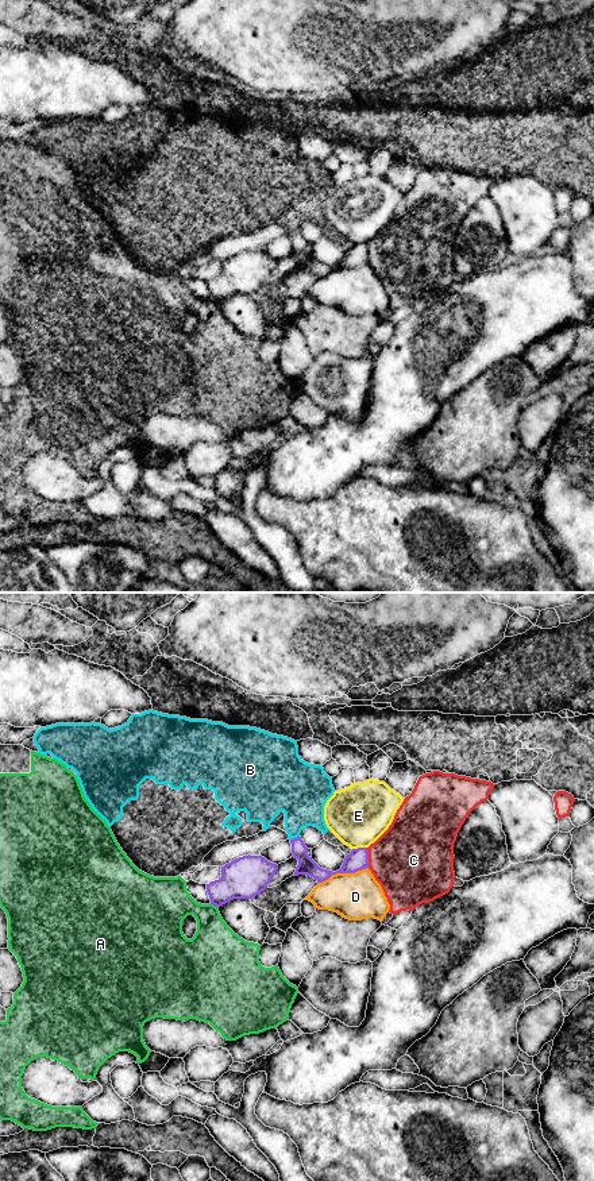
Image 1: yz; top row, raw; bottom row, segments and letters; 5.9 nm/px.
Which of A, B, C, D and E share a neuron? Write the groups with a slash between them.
A / B / C / D / E

